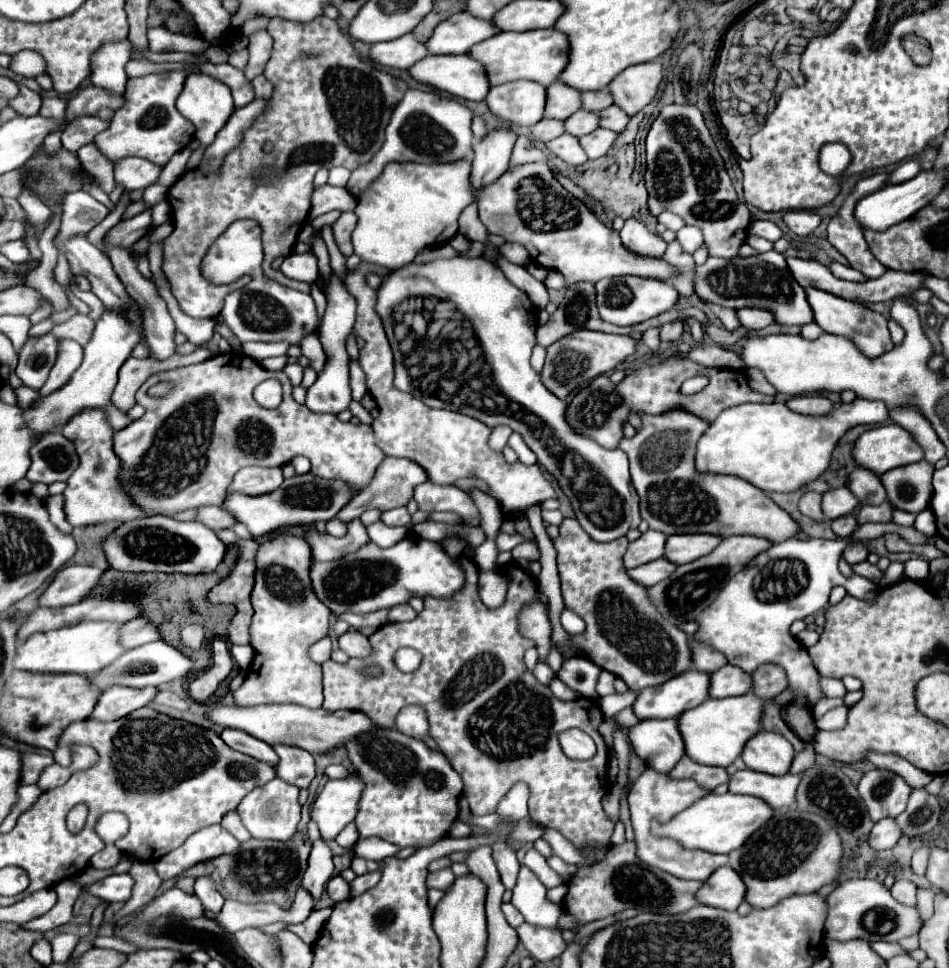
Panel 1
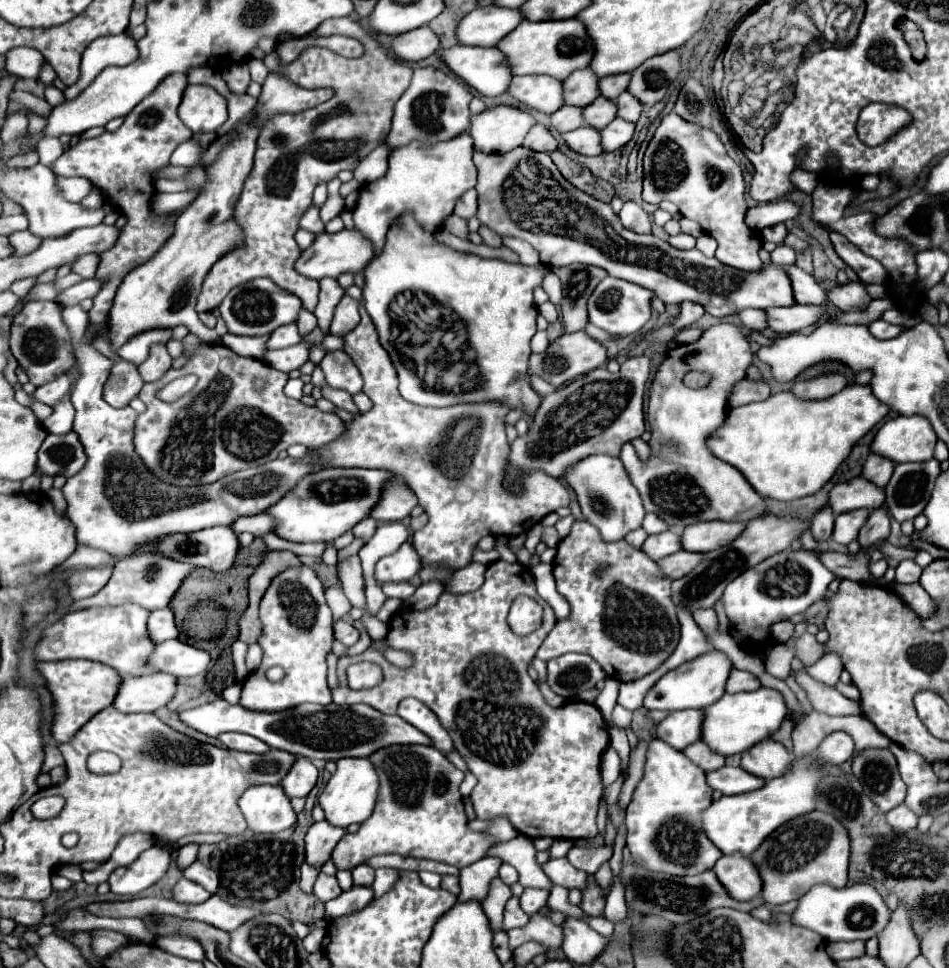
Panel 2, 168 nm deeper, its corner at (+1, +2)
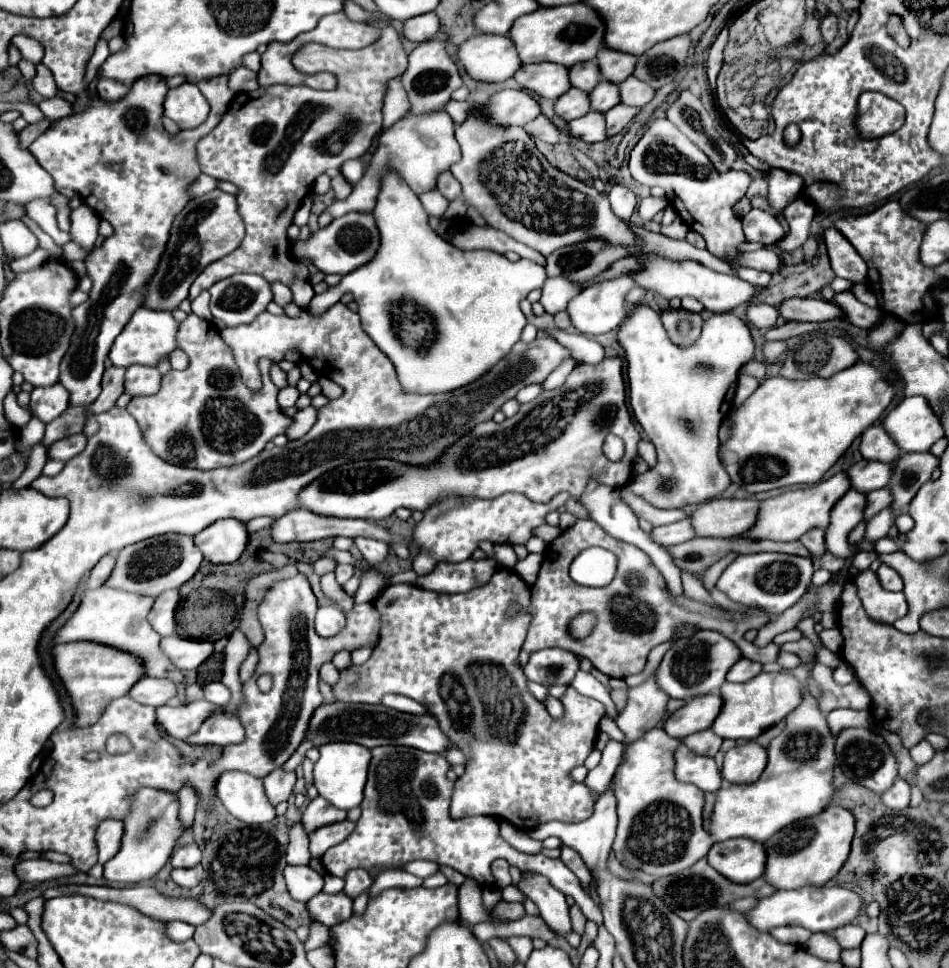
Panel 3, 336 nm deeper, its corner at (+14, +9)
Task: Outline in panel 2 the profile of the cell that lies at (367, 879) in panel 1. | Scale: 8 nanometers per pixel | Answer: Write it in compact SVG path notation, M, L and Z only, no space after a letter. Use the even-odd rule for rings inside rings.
M353 886L349 892L341 892L337 898L325 902L325 920L335 920L339 916L349 916L353 912L359 912L373 900L371 888Z

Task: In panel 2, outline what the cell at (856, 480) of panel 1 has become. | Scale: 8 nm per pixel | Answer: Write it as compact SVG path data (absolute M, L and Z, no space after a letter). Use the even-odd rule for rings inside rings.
M871 452L863 466L863 476L867 480L873 480L877 486L885 486L889 482L889 476L893 474L893 468L895 468L893 460Z

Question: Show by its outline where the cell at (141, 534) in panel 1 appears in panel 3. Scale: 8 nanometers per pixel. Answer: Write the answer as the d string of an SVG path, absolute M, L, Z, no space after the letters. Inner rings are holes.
M236 519L216 521L208 525L208 529L194 535L196 547L204 553L204 557L212 563L234 563L248 541L246 525Z

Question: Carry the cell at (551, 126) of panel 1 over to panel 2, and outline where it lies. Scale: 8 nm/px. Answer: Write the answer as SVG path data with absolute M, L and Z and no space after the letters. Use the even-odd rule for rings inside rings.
M561 106L553 116L551 116L551 122L553 126L559 130L559 132L569 132L569 130L575 130L575 128L581 128L585 126L585 120L583 120L583 110L577 108L577 106Z

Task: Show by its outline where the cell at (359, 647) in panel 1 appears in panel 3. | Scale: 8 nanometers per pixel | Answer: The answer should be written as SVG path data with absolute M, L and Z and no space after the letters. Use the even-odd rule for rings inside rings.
M320 607L316 613L316 633L322 637L332 637L340 633L346 625L346 615L336 607Z

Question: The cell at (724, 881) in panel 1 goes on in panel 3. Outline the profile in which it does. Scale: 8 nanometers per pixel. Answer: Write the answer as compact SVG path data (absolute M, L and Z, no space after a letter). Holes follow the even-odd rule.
M728 839L714 843L706 859L720 875L738 885L746 885L764 873L766 851L762 843L750 839Z

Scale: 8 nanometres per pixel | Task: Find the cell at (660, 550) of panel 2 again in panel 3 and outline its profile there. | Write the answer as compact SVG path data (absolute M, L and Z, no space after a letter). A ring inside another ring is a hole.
M684 519L684 521L678 521L678 523L654 527L650 537L660 547L670 547L670 545L678 545L678 543L684 543L684 541L692 539L694 531L692 531L692 525L690 525L690 519Z

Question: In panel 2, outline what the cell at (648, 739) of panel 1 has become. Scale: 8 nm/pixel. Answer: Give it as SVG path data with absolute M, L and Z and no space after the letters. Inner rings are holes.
M701 710L671 712L659 726L657 736L677 750L685 750L689 744L701 738L701 724L705 714Z

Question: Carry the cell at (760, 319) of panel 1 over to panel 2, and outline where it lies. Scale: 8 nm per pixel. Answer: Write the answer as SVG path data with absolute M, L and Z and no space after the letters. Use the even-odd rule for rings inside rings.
M793 304L787 308L767 308L767 322L769 328L777 334L793 334L803 328L815 326L825 310L813 304Z

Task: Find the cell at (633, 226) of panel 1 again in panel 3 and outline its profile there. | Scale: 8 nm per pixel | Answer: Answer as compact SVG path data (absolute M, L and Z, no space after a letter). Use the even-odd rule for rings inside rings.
M614 185L608 193L608 199L610 199L610 207L614 211L616 217L628 221L636 209L636 197L630 189L626 189L624 185Z

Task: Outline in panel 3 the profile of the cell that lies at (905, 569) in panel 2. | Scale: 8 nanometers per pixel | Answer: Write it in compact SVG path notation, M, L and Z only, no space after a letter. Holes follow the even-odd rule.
M882 563L876 573L878 573L878 579L880 579L880 583L882 583L884 589L888 589L888 591L902 591L904 583L902 583L902 579L898 577L896 569L892 569L892 567L888 567L888 565Z

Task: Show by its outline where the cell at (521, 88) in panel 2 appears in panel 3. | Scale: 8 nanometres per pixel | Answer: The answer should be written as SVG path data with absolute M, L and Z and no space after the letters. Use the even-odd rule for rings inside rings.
M556 63L522 65L512 79L526 91L536 93L542 99L558 99L570 89L568 69Z

